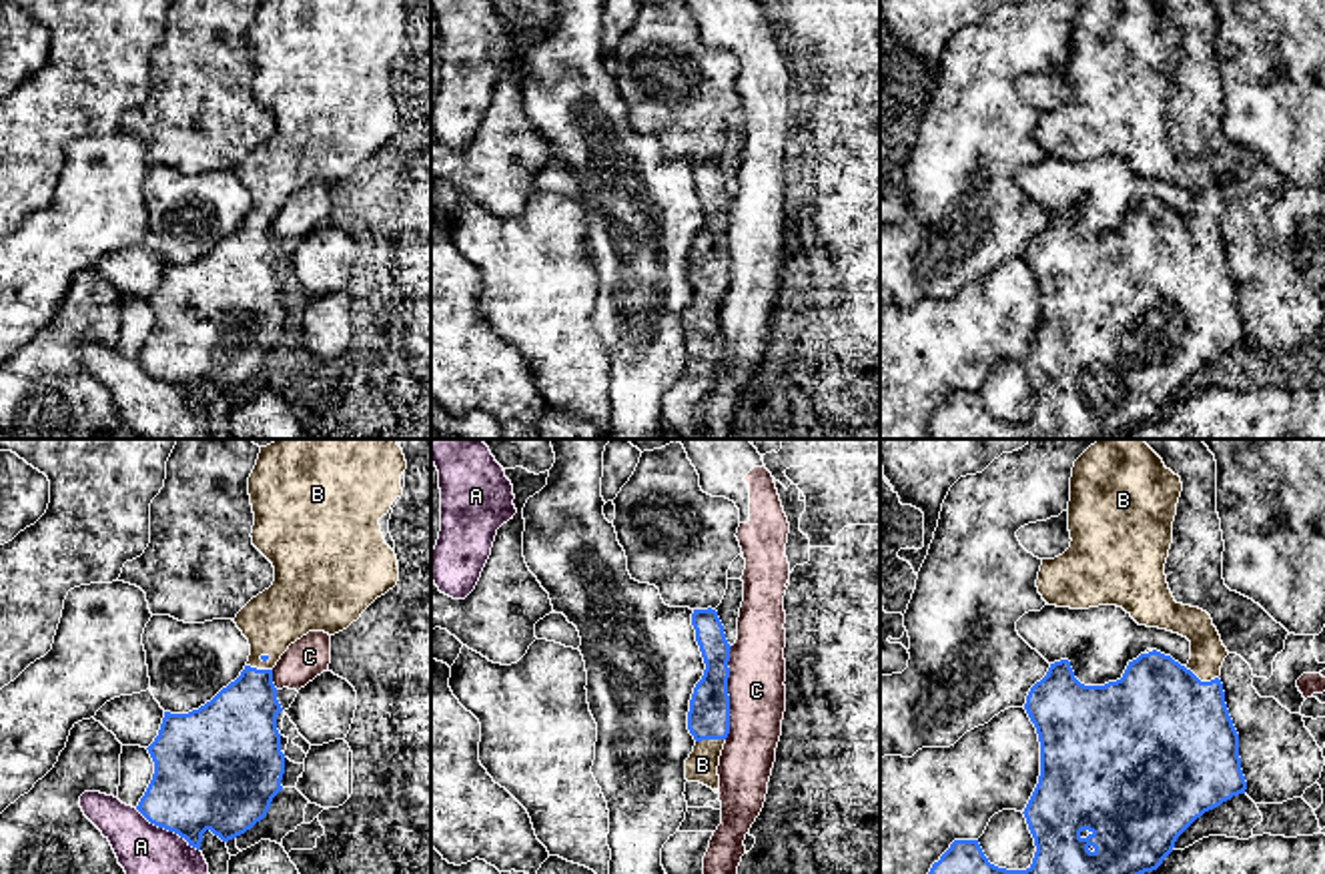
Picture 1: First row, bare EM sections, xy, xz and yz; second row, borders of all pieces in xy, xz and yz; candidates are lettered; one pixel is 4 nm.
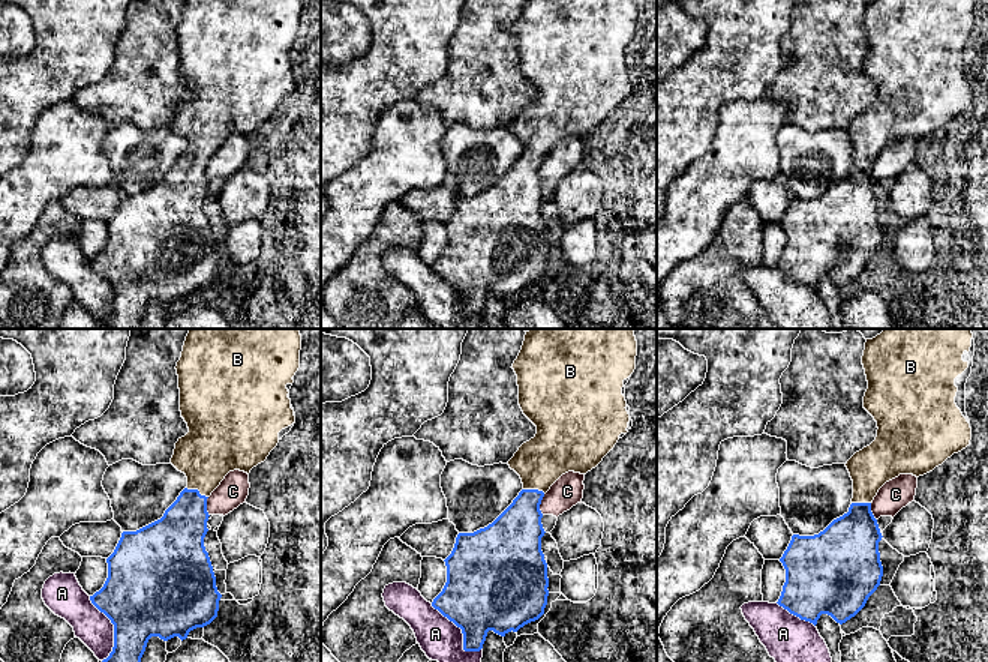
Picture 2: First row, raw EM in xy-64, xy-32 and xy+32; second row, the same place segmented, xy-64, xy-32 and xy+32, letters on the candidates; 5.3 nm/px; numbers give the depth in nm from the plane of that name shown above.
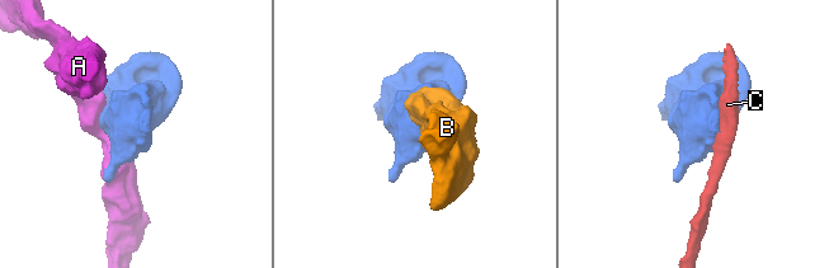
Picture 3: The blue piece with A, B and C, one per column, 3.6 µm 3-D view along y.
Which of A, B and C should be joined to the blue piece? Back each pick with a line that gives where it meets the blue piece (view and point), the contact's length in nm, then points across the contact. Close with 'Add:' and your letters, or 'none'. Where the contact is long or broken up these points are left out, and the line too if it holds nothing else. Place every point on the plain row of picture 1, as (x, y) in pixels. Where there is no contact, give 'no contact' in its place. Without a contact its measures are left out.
B: contact yz (1199, 231); length 140 nm
Add: B

